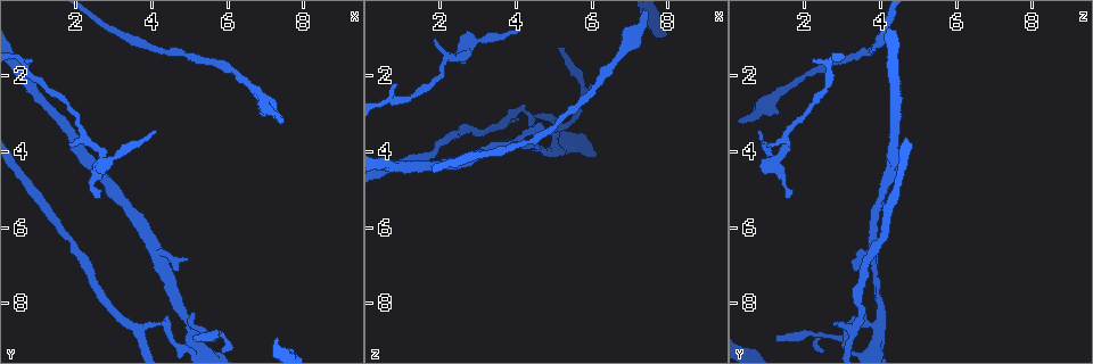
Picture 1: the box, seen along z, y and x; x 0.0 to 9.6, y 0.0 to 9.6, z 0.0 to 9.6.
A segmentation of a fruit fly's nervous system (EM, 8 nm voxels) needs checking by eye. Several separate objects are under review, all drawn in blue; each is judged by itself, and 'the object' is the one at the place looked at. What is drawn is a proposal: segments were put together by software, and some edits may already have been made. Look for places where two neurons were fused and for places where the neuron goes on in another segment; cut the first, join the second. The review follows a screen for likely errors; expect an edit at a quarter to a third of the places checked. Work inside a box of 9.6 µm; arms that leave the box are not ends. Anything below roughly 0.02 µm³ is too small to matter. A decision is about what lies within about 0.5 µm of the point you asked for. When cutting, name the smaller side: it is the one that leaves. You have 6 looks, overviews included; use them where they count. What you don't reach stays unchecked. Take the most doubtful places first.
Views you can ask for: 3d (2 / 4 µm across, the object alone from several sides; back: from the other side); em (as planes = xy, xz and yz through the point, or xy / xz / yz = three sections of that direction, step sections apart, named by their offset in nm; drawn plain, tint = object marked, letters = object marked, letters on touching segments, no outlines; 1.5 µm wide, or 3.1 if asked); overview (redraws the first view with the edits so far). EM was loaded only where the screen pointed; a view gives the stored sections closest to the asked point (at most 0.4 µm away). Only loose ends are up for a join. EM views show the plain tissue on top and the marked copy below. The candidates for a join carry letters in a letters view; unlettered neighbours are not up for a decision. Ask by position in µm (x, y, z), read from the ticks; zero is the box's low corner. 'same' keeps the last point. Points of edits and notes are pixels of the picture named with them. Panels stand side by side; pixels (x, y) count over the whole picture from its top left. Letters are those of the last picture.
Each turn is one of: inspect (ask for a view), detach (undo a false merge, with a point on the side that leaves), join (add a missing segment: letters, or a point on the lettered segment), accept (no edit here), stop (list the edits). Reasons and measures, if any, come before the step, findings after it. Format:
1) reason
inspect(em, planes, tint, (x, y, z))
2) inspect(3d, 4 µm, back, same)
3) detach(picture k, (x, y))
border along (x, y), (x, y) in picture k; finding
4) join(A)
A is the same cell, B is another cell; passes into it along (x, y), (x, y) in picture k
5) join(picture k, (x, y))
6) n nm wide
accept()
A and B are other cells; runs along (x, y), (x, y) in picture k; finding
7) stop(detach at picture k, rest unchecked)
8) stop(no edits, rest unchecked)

inspect(3d, 4 µm, (5.00, 6.90, 3.50))

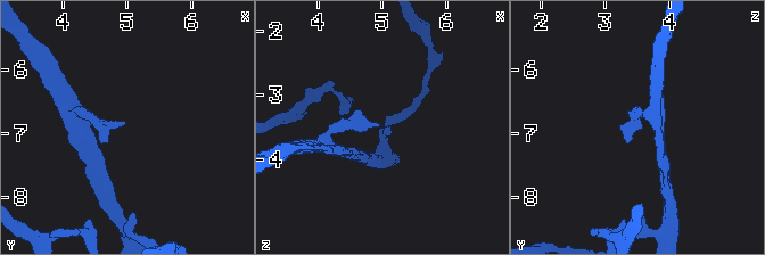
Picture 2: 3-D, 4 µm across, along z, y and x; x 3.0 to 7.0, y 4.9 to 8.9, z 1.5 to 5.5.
inspect(em, xz, step 4, tint, (4.95, 6.85, 3.50))

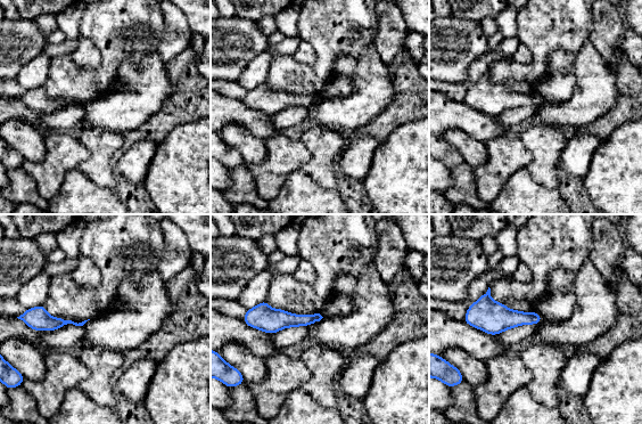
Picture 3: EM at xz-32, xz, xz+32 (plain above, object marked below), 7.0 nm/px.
inspect(em, planes, letters, same)

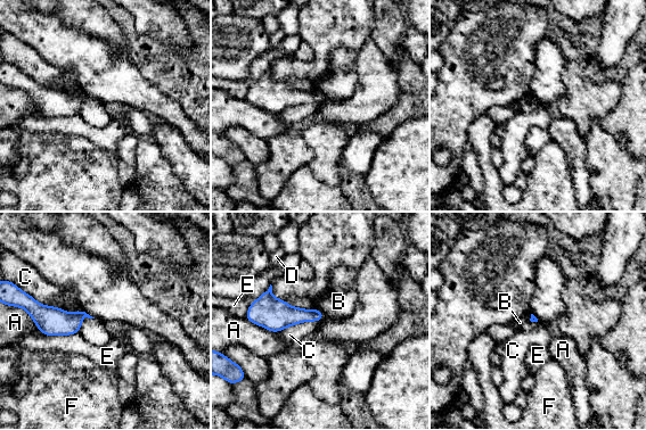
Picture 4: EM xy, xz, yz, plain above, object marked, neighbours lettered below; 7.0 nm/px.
accept()
A, B, C, D, E and F are other cells; border along (318, 321), (301, 321), (278, 332) in picture 4; none of them fits

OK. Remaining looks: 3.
narrows sharply
inspect(3d, 2 µm, (2.70, 4.30, 1.15))

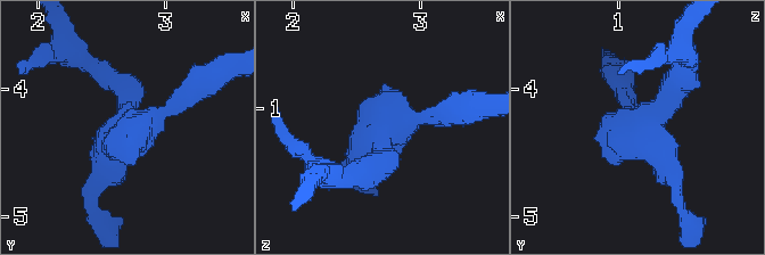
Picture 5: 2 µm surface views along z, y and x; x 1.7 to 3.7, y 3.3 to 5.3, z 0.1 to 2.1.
inspect(em, xy, step 8, tint, (2.72, 4.30, 1.18))

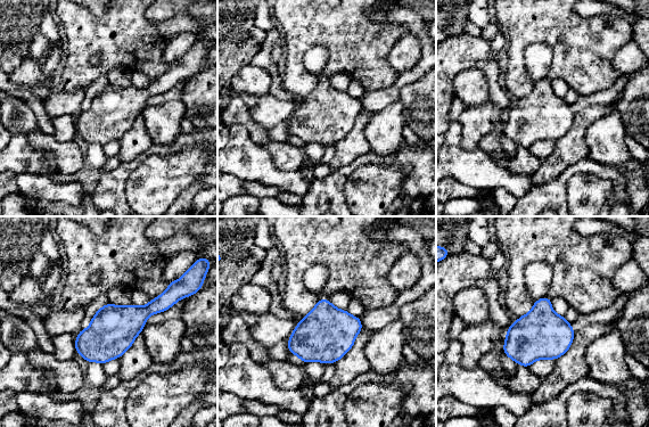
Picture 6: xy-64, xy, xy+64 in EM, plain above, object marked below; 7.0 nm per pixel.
cut it another way
inspect(em, planes, letters, same)

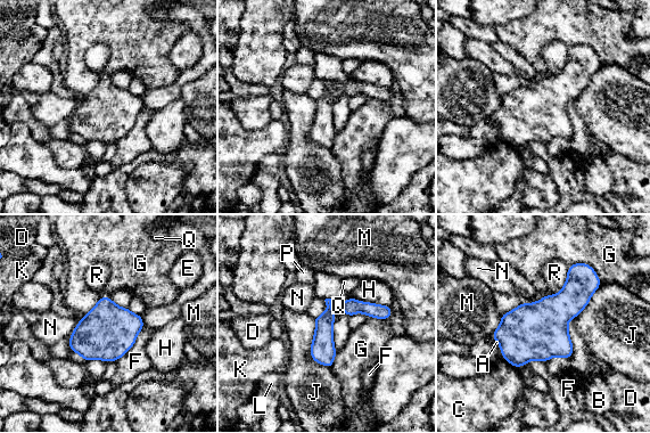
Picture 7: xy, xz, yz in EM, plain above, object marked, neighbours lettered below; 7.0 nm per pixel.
accept()
A, B, C, D, E, F, G, H, J, K, L, M, N, P, Q and R are other cells; border along (569, 264), (587, 263), (601, 284) in picture 7; all the same neuron

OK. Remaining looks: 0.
stop(no edits, rest unchecked)

